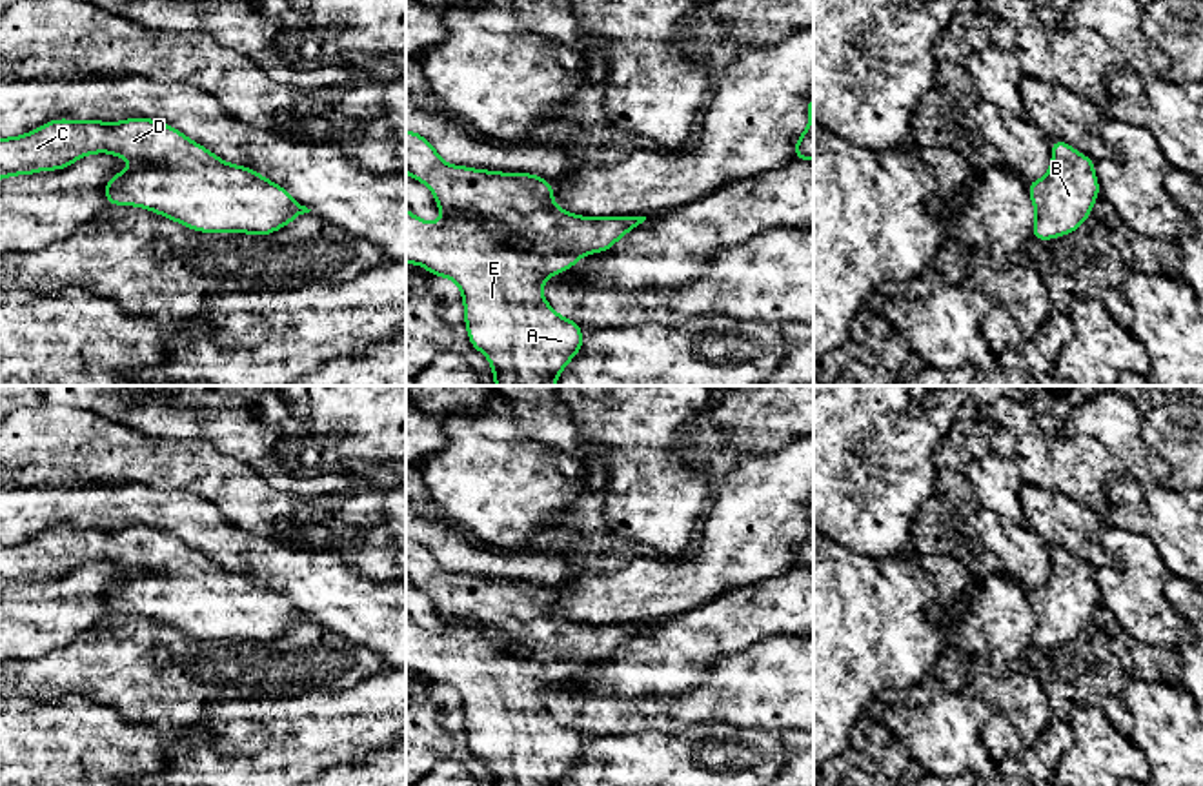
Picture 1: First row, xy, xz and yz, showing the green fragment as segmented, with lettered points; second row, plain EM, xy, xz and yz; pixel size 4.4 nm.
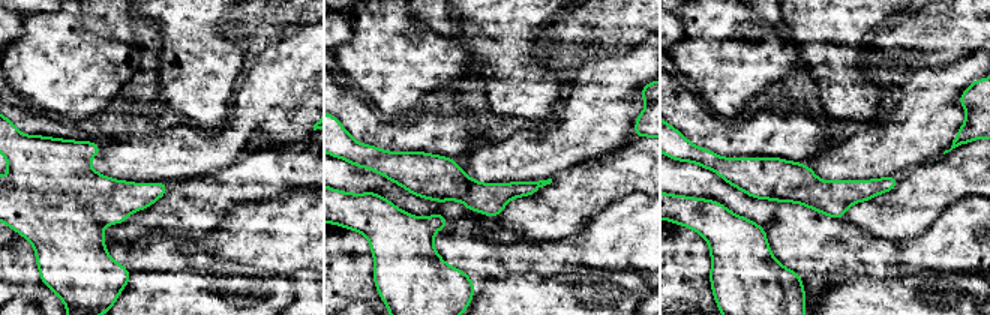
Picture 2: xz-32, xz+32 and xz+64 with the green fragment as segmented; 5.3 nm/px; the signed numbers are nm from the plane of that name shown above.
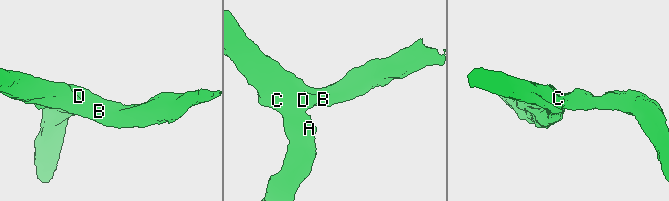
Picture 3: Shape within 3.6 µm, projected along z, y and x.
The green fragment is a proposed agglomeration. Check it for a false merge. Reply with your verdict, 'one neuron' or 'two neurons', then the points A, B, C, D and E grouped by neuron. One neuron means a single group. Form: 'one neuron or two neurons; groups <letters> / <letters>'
one neuron; groups A B C D E

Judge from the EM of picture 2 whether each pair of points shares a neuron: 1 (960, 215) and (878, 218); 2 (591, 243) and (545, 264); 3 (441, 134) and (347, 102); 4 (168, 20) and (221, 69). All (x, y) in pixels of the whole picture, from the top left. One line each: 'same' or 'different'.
1: different
2: same
3: same
4: same

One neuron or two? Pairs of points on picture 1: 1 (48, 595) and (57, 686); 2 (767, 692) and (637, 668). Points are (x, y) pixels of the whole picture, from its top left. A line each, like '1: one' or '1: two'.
1: two
2: two

